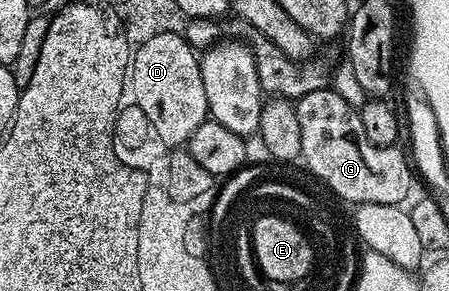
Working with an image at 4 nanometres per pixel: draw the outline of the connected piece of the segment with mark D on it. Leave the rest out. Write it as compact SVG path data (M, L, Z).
M182 32L153 35L144 45L134 50L129 70L129 93L135 96L141 112L152 125L154 136L165 139L168 147L183 147L201 123L208 120L205 83L201 79L201 67L196 50L192 49Z

